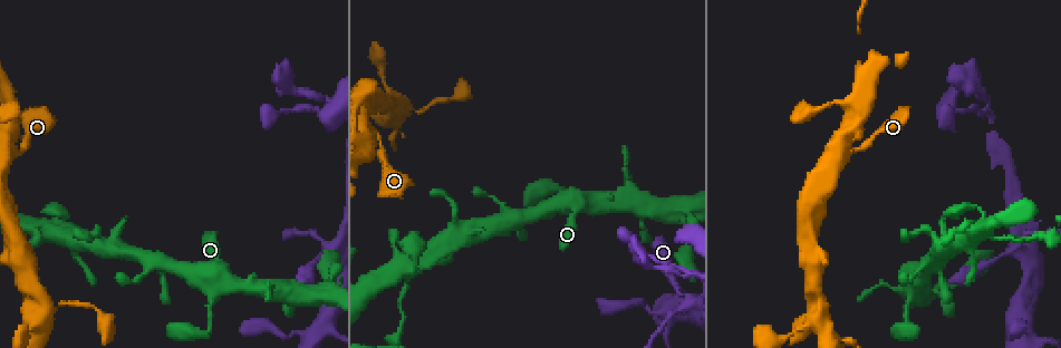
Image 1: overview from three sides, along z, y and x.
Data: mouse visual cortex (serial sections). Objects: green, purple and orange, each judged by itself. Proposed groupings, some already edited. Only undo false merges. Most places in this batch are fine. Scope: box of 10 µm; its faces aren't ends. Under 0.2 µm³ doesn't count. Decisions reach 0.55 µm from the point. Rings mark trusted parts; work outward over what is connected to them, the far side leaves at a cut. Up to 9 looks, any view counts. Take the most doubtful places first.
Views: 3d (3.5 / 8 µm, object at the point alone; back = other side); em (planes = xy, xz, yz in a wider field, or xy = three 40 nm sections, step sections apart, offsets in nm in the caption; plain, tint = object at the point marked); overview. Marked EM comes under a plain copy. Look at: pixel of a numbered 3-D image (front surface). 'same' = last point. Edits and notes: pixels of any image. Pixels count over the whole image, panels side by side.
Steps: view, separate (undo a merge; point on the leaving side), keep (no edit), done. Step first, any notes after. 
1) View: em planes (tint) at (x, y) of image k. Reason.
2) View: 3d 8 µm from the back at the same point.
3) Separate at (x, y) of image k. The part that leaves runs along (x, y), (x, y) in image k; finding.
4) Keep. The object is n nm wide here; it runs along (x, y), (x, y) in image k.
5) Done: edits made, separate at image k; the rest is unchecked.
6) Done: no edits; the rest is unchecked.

View: 3d 3.5 µm at (684, 292) of image 1.

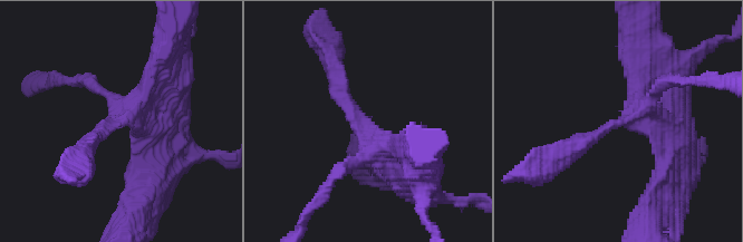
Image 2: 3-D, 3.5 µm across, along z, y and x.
View: em planes (tint) at (367, 128) of image 2.

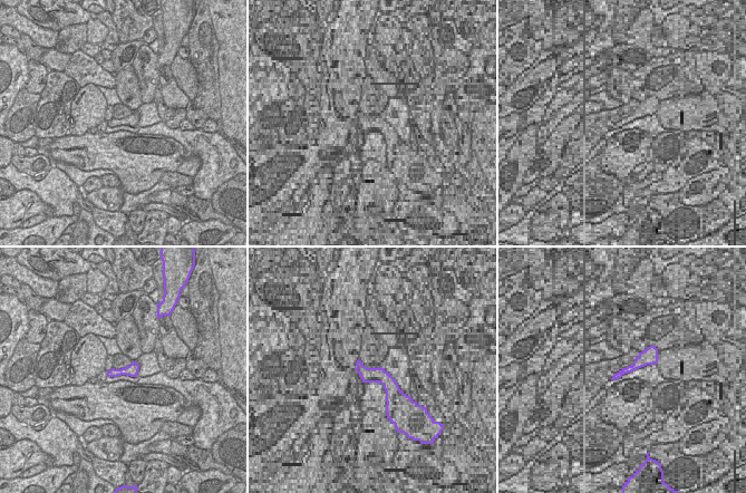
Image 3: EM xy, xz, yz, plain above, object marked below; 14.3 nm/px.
Keep. It runs along (333, 71), (350, 115), (408, 177) in image 2; one cell here.

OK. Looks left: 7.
View: 3d 8 µm at (214, 284) of image 1.

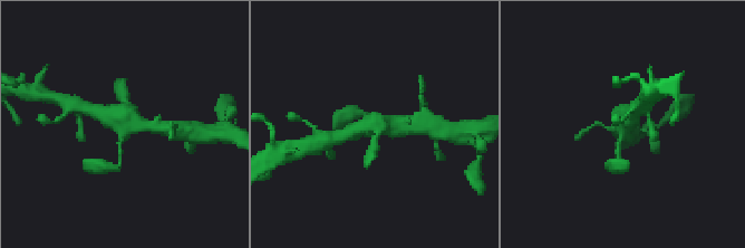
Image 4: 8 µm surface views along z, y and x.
View: em xy step 5 (tint) at the same point. Shape alone is not enough.

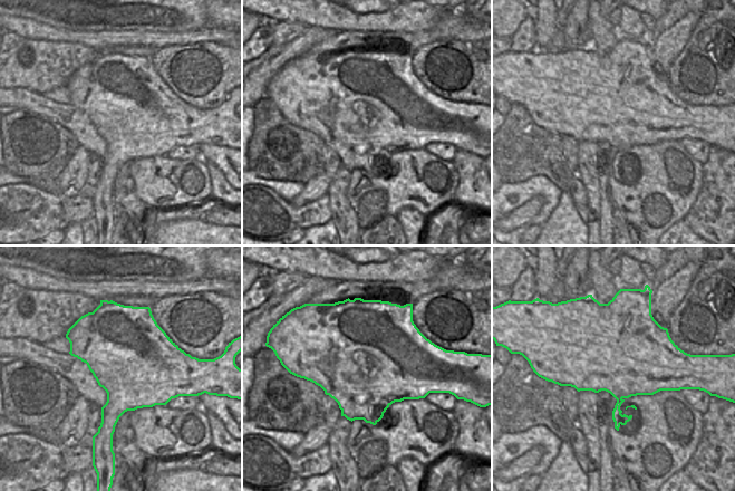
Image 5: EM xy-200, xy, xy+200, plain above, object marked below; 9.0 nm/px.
Keep. All the same cell.

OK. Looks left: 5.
View: 3d 3.5 µm from the back at (405, 276) of image 1. Side arm on a straight run.

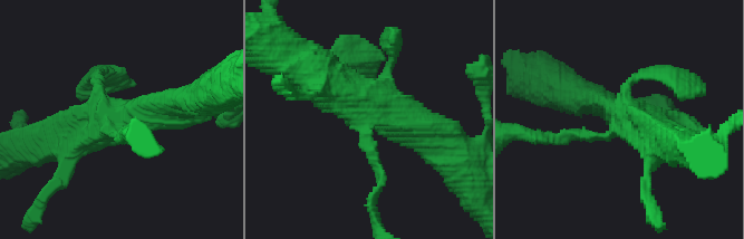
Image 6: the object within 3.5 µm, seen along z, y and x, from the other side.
View: em xy step 5 (tint) at (115, 129) of image 6. Now the EM.

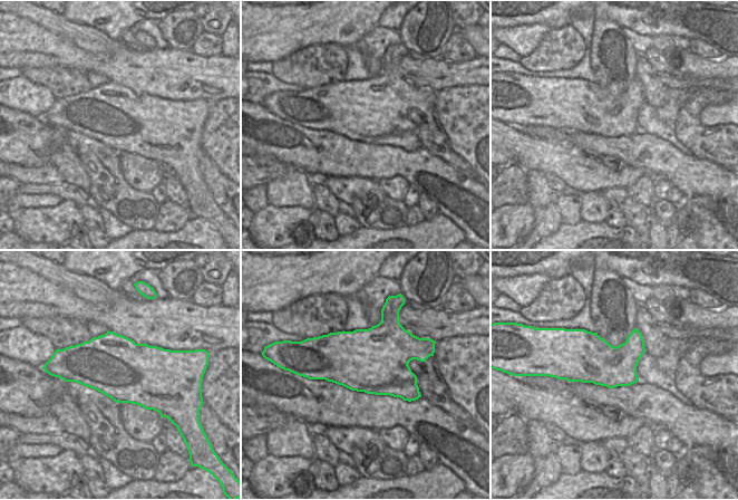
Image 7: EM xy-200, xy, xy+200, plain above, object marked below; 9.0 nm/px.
Keep. The object is 600 nm wide here; it runs along (311, 70), (435, 139) in image 6; continuous, no second cell.

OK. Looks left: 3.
View: 3d 8 µm at (684, 211) of image 1. A fork.

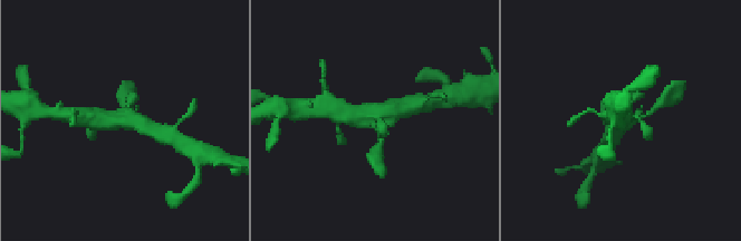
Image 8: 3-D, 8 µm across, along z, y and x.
View: 3d 3.5 µm at the same point.

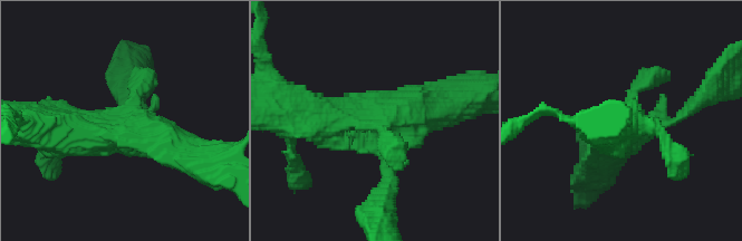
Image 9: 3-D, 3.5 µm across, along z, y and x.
View: em xy step 2 (tint) at (123, 131) of image 9.

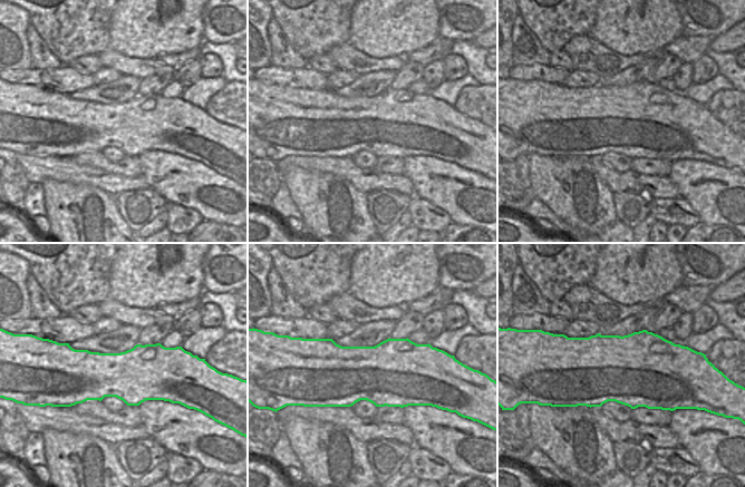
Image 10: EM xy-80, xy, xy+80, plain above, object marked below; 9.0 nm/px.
Keep. It runs along (302, 112), (377, 128), (384, 192) in image 9; all the same cell.

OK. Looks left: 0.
Done: no edits; the rest is unchecked.

